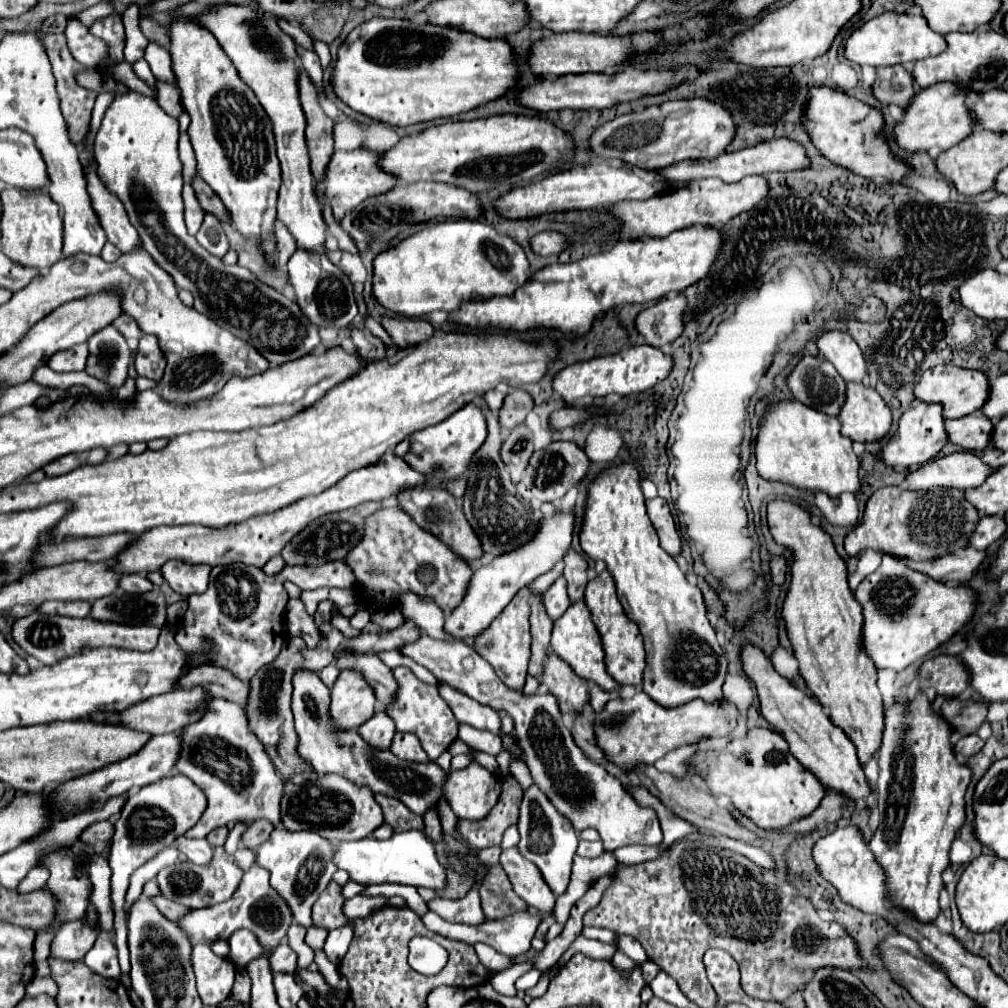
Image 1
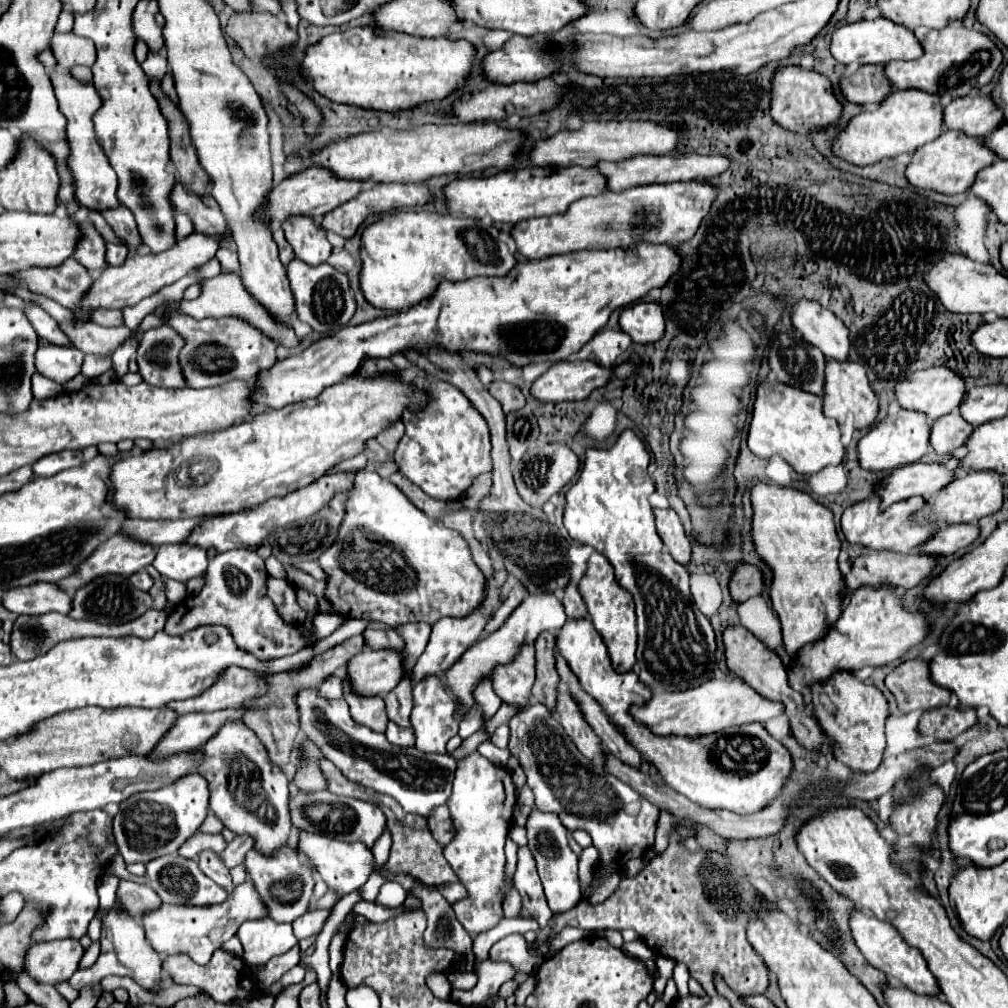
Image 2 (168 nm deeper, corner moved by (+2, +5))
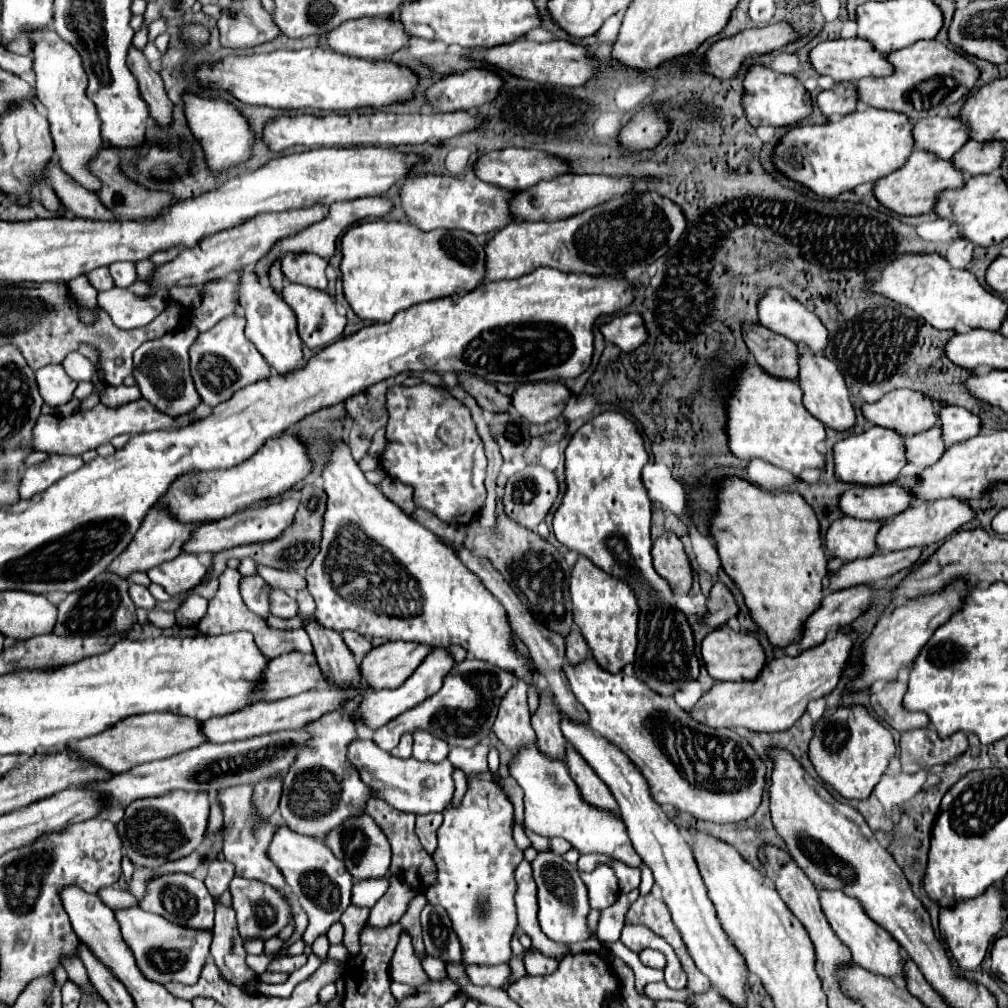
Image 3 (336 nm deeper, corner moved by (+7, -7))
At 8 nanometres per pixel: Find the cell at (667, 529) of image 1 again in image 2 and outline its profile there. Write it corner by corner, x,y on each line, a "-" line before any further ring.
656,508
654,514
656,514
658,534
660,534
666,550
670,552
670,556
680,564
688,564
690,554
692,554
692,546
690,546
688,536
684,534
678,514
672,508
668,508
668,510

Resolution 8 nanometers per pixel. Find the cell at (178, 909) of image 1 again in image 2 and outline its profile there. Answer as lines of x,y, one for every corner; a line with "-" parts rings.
122,880
116,890
116,900
126,908
126,912
140,925
142,912
148,912
150,908
158,908
160,900
158,894
148,884
136,884

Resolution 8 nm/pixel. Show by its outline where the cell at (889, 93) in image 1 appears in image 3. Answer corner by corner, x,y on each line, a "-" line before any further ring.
839,82
829,90
823,90
817,96
817,104
821,112
828,119
840,119
847,116
849,112
857,110
859,96
857,96
857,86
853,82

